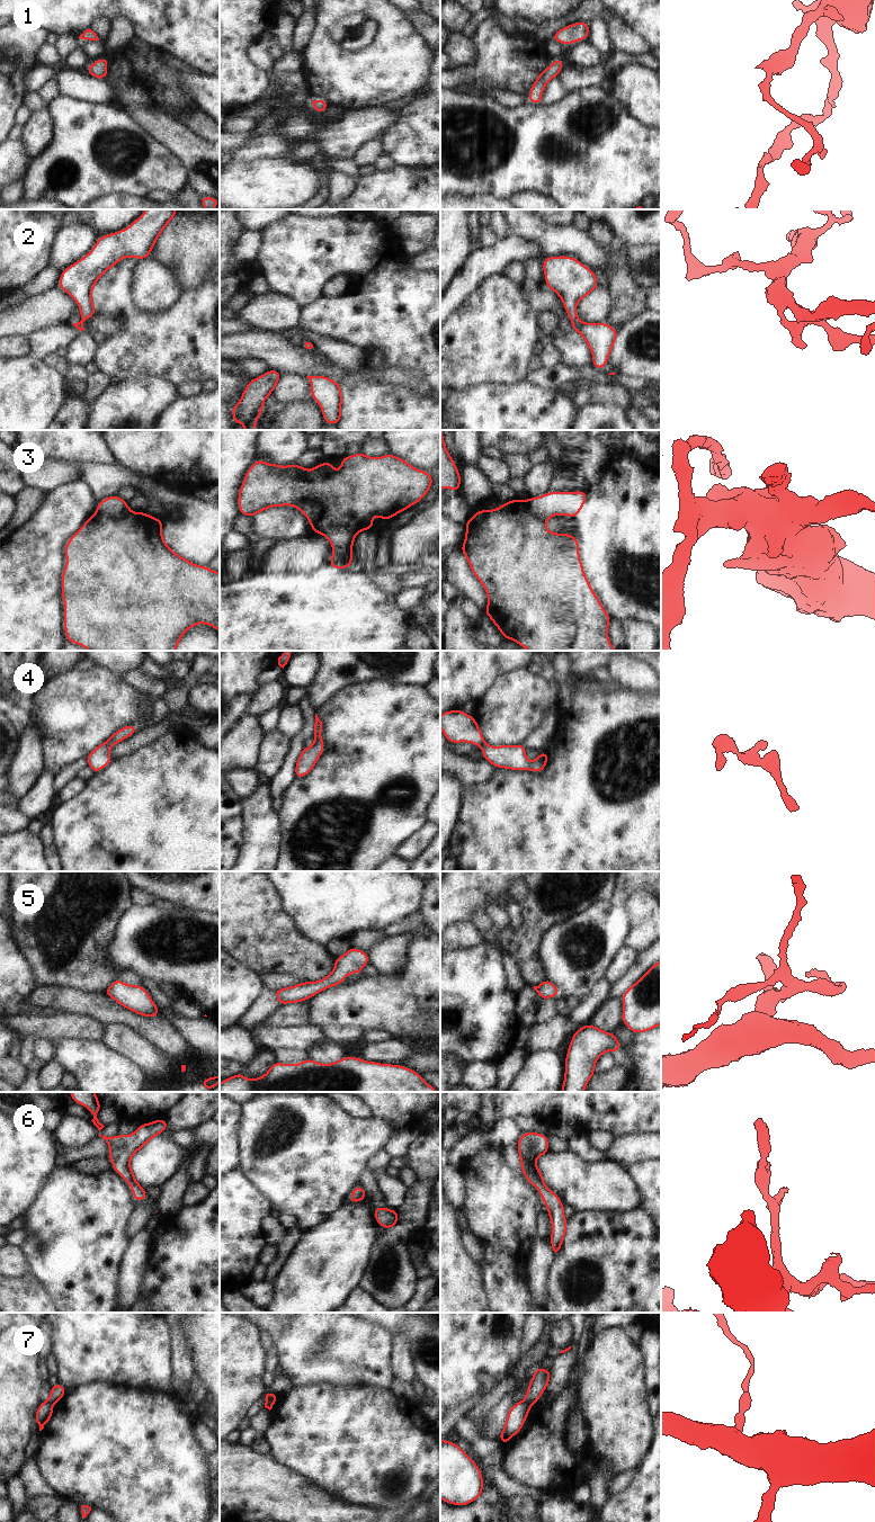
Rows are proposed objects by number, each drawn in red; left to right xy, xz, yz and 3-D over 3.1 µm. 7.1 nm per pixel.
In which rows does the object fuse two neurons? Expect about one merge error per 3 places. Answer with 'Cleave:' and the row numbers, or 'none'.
Cleave: 2, 3, 7.

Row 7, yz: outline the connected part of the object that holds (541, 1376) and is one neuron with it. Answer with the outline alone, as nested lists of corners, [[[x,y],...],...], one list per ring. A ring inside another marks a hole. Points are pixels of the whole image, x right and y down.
[[[536,1368],[533,1372],[533,1379],[528,1384],[525,1398],[521,1400],[528,1405],[538,1403],[541,1395],[546,1390],[551,1380],[551,1370]]]

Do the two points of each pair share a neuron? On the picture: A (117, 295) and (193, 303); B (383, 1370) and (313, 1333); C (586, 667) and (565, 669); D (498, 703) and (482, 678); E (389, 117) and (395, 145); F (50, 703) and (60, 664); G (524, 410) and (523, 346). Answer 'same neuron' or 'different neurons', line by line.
A: same neuron
B: same neuron
C: different neurons
D: different neurons
E: different neurons
F: different neurons
G: different neurons

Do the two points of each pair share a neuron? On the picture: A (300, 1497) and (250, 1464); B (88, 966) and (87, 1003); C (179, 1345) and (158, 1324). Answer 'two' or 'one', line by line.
A: one
B: two
C: two

